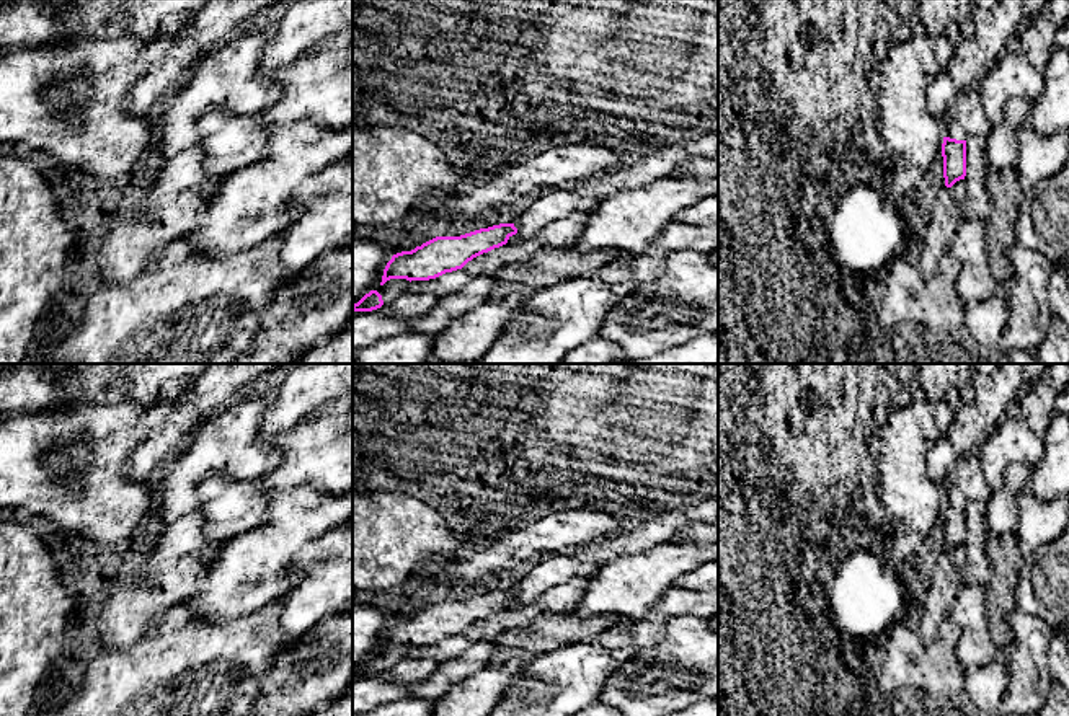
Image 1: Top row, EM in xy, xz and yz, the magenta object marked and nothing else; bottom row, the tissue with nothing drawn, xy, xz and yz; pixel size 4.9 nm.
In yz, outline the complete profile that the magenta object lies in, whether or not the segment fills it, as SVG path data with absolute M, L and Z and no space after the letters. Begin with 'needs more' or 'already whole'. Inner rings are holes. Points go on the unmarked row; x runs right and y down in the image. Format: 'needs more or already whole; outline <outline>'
needs more; outline M947 435L925 453L927 475L945 494L942 509L945 551L966 541L966 504L987 502L994 494L986 483L978 453L961 457Z

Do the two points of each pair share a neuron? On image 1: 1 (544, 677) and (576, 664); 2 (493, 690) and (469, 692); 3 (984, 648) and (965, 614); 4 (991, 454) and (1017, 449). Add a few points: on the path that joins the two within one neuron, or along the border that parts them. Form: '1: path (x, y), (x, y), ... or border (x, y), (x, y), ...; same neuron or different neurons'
1: path (552, 677), (563, 677), (568, 672); same neuron
2: path (487, 690), (475, 692); same neuron
3: path (976, 640), (971, 622); same neuron
4: path (998, 452), (1011, 449); same neuron

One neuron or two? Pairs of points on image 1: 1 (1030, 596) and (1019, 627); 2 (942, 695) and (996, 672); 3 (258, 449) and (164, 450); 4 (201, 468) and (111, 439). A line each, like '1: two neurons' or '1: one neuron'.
1: two neurons
2: two neurons
3: one neuron
4: two neurons

